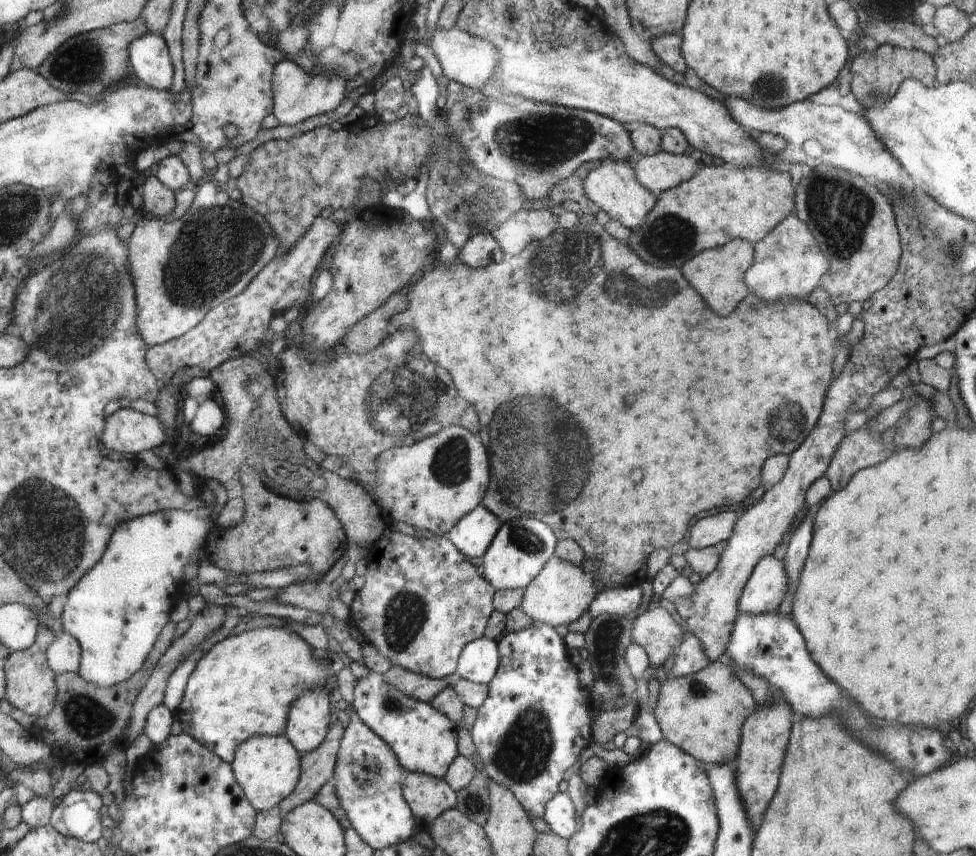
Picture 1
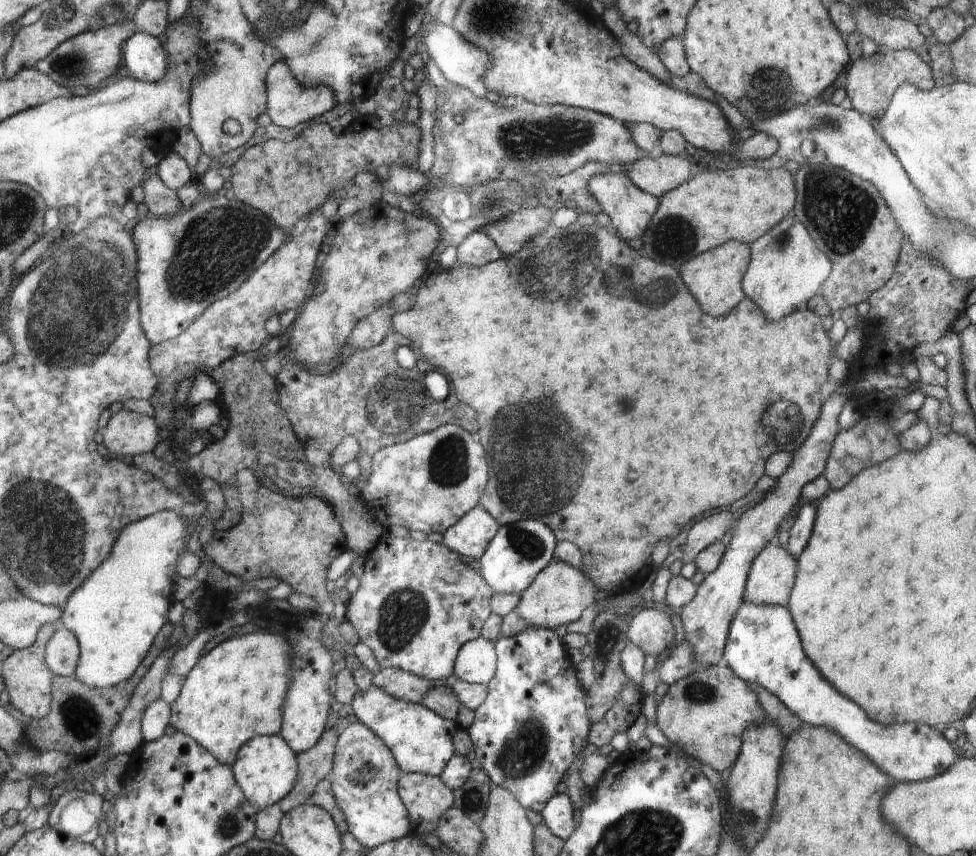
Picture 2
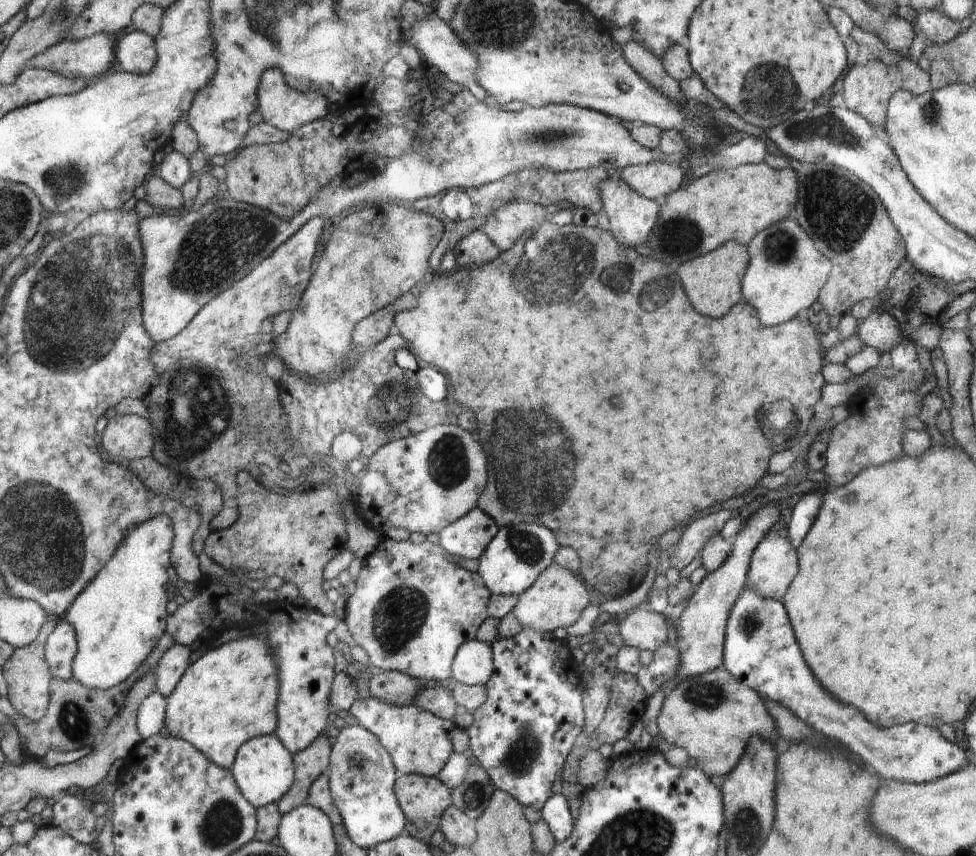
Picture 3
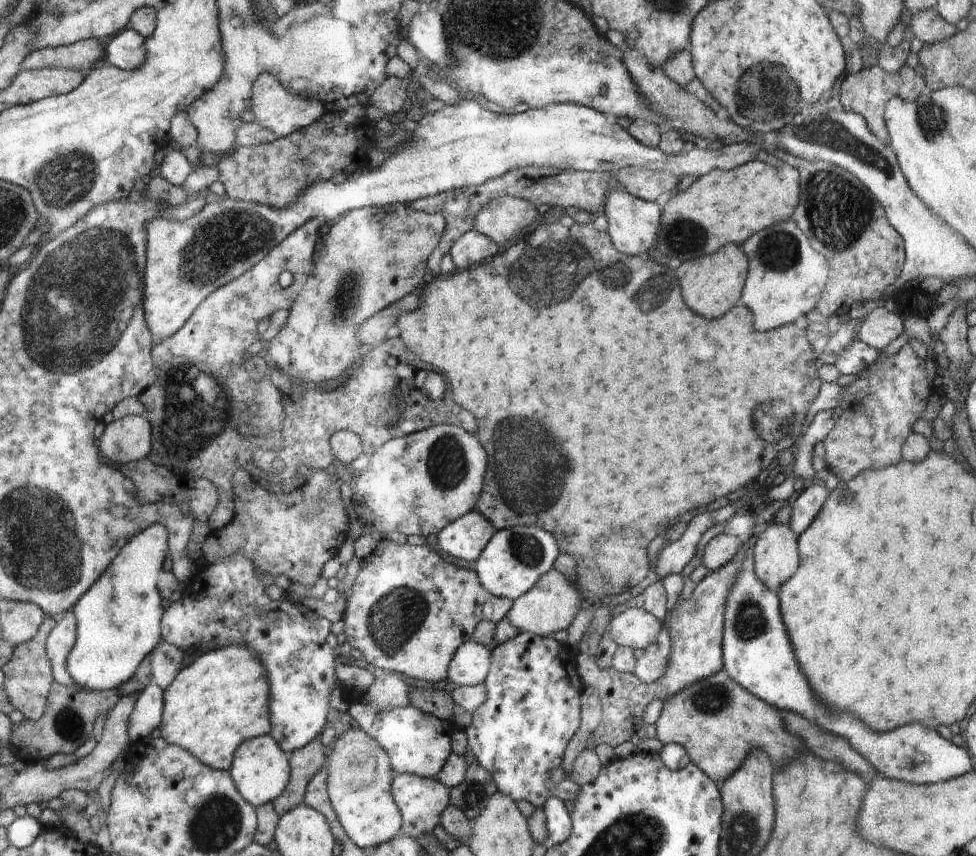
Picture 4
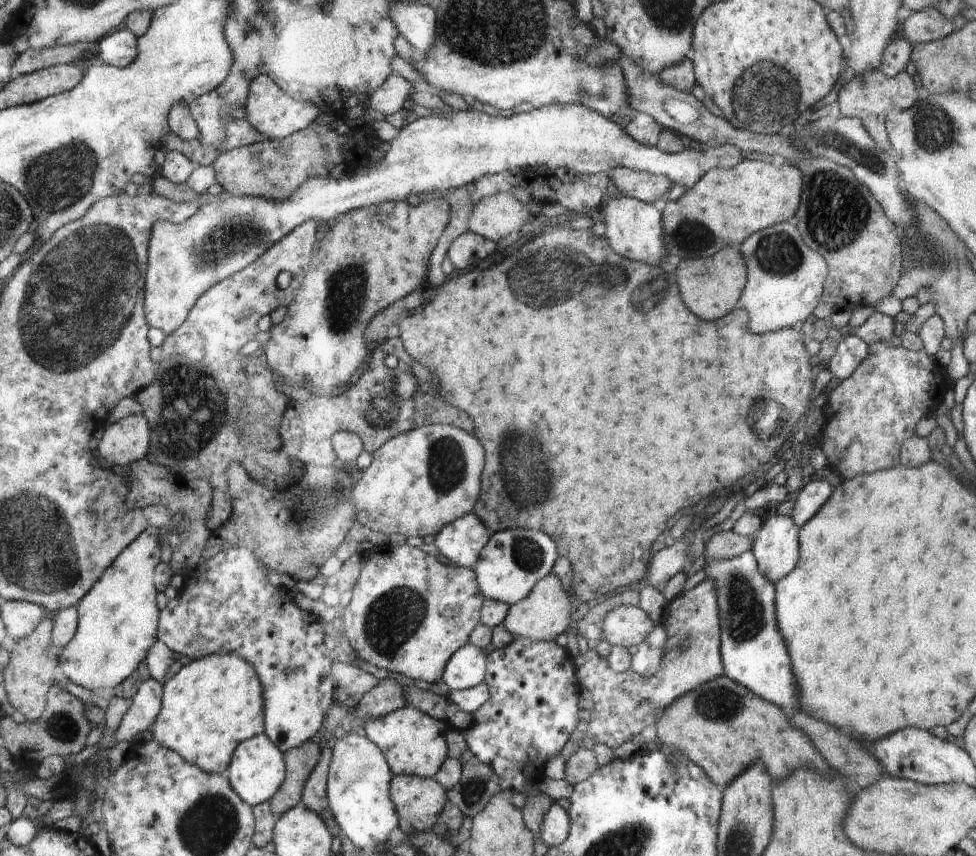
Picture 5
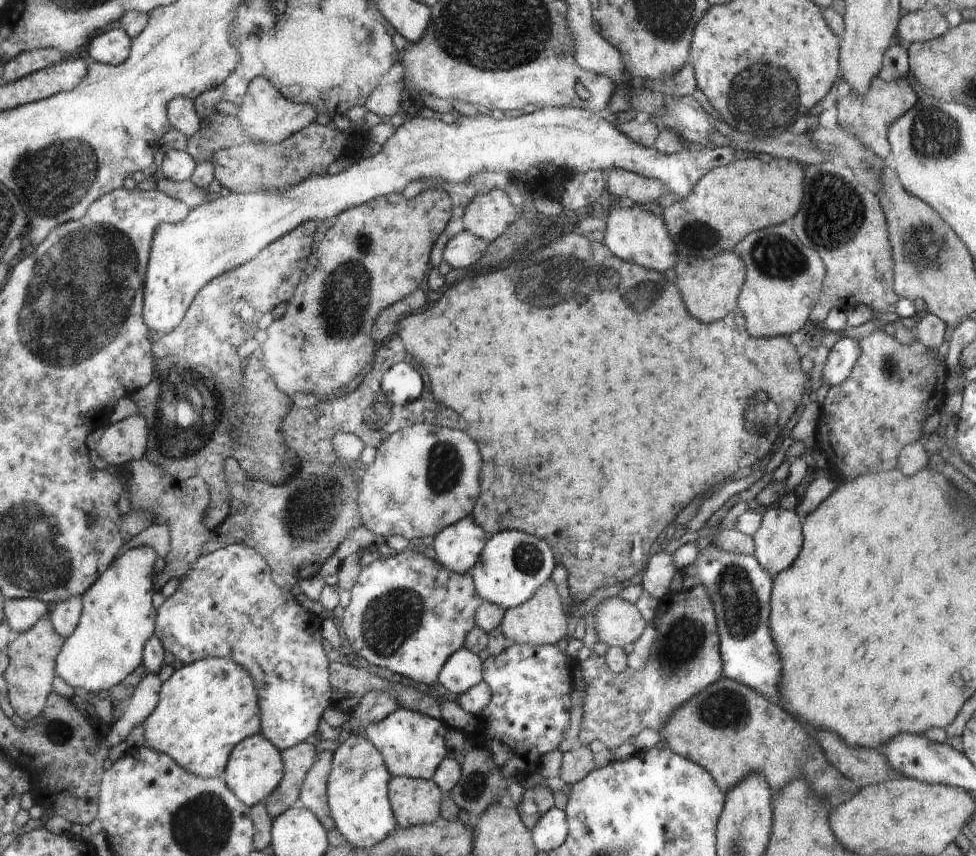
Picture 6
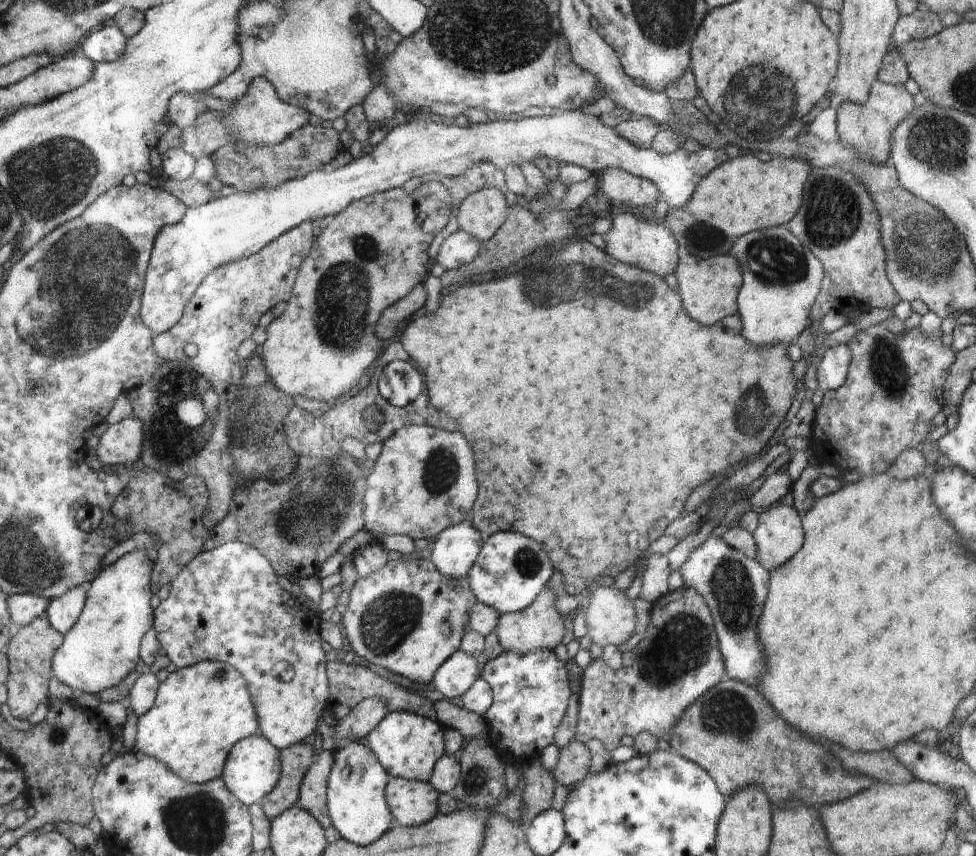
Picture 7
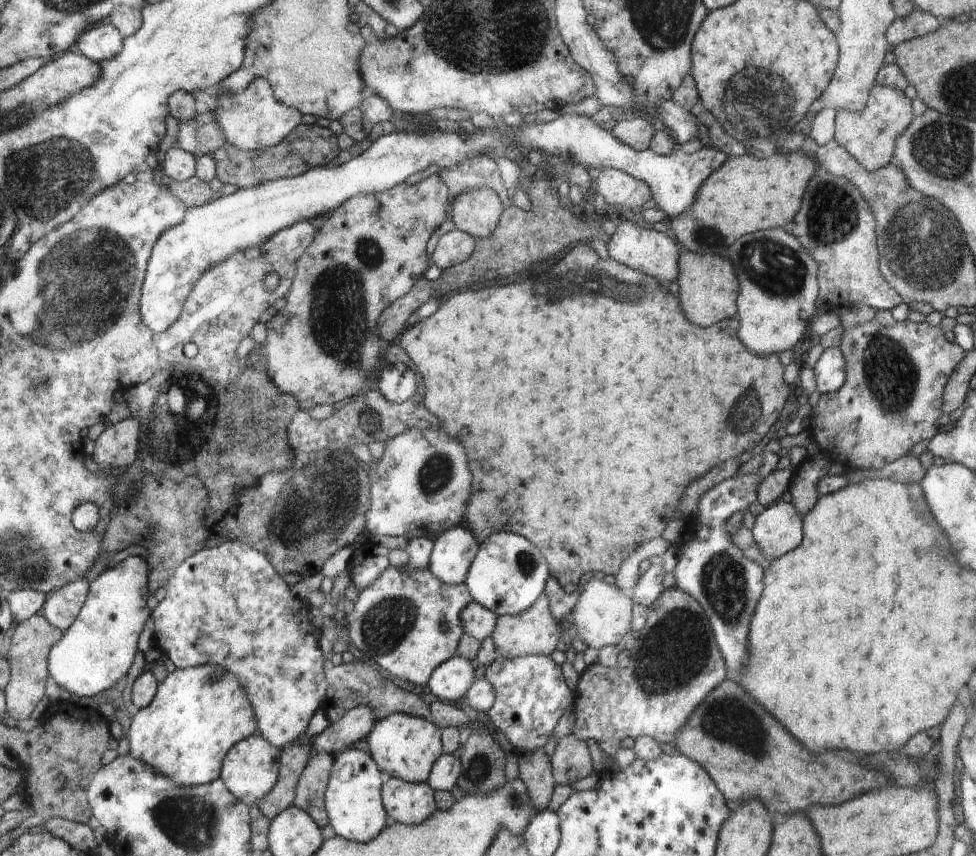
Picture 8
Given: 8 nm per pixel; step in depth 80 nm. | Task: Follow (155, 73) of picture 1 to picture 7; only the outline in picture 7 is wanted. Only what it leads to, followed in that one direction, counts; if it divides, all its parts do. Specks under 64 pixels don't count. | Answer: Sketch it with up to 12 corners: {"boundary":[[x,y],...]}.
{"boundary":[[112,21],[84,39],[95,64],[118,60],[128,37]]}

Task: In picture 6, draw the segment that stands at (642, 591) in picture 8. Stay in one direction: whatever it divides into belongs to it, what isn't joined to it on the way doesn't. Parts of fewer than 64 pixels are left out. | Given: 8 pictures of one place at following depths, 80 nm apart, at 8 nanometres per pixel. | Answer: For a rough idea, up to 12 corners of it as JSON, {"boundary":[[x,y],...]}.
{"boundary":[[655,553],[644,571],[643,588],[662,599],[679,570],[673,554]]}

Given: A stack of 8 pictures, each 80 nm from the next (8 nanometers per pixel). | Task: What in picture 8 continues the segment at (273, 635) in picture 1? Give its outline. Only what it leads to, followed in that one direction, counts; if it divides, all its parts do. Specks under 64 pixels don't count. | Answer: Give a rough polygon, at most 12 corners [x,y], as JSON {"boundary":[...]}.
{"boundary":[[176,669],[131,718],[129,753],[180,786],[219,779],[258,733],[231,671]]}

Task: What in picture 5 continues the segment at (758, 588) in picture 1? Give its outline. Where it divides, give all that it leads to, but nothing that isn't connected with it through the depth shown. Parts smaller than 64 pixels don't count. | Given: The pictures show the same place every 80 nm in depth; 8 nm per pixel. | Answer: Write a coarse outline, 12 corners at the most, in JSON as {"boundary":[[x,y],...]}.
{"boundary":[[770,512],[753,539],[758,570],[773,585],[796,568],[799,528]]}

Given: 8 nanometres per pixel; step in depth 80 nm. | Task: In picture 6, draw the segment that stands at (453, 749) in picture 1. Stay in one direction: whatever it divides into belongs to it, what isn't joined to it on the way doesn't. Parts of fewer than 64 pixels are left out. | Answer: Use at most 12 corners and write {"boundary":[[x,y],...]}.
{"boundary":[[400,706],[367,739],[393,775],[431,780],[447,756],[440,719]]}

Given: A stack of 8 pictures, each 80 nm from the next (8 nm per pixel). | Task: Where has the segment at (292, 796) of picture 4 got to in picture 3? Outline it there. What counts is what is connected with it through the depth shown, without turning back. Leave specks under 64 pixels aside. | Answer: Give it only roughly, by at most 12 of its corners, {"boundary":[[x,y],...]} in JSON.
{"boundary":[[317,739],[294,754],[295,781],[276,803],[280,814],[305,804],[328,768],[330,744]]}

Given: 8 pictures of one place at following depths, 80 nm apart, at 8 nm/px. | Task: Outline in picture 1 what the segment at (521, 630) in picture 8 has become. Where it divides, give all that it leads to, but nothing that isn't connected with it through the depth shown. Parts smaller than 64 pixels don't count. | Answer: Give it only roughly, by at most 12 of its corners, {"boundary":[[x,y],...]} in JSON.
{"boundary":[[554,556],[525,588],[533,621],[578,620],[596,597],[580,564]]}

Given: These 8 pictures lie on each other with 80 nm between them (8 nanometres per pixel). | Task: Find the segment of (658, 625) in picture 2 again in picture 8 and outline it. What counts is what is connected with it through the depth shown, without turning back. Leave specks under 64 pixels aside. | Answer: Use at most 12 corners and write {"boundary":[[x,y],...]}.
{"boundary":[[592,576],[567,620],[593,649],[633,635],[634,599]]}

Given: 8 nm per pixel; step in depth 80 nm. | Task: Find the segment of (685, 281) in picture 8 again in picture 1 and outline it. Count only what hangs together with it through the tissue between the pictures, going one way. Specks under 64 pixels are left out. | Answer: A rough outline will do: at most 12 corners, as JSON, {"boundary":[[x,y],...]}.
{"boundary":[[730,239],[681,266],[716,314],[750,292],[753,244]]}

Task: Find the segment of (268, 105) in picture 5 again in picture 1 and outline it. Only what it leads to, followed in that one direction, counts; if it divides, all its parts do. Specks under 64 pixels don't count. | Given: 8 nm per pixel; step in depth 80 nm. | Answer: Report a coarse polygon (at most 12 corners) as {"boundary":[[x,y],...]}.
{"boundary":[[284,58],[275,70],[280,125],[336,110],[342,73],[310,75]]}

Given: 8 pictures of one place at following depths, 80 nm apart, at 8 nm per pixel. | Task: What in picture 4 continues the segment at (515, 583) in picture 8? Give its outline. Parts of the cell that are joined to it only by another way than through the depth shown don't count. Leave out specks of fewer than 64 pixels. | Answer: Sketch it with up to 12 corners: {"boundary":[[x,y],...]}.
{"boundary":[[534,525],[496,531],[476,561],[490,596],[516,601],[559,558]]}

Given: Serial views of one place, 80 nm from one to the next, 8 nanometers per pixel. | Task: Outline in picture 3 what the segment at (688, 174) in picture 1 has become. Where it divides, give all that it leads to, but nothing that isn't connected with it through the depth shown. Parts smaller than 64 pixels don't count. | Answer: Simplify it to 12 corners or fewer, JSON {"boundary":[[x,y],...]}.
{"boundary":[[680,162],[628,165],[618,177],[649,199],[684,182]]}

